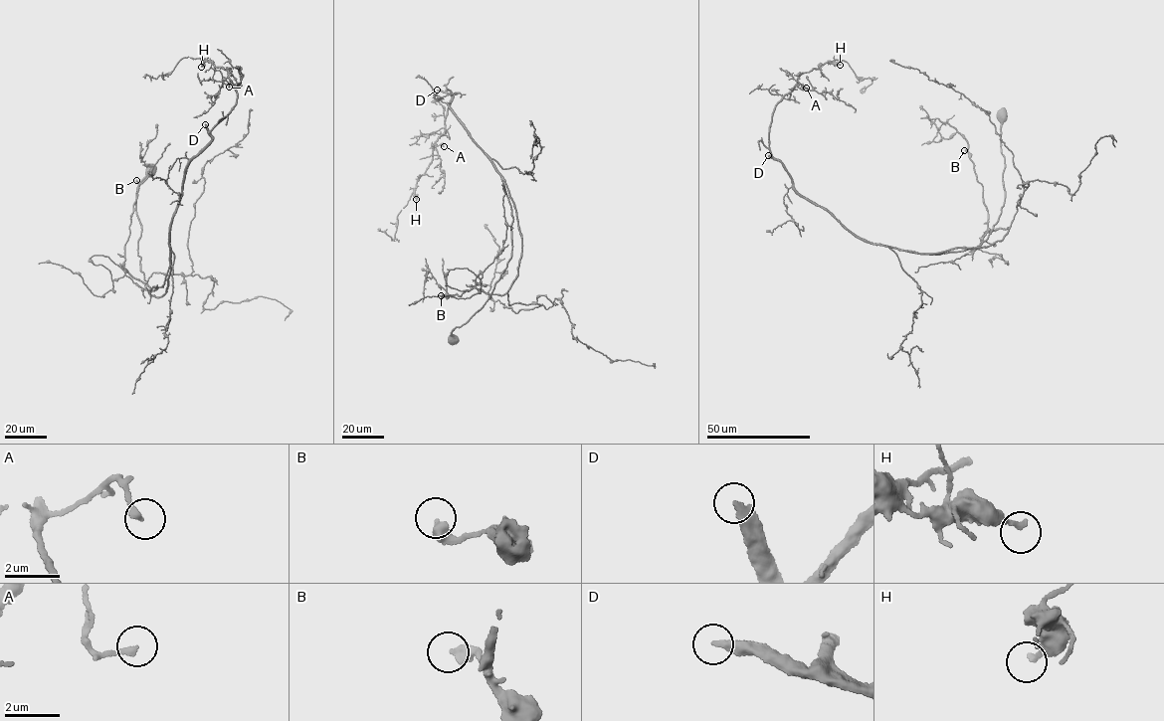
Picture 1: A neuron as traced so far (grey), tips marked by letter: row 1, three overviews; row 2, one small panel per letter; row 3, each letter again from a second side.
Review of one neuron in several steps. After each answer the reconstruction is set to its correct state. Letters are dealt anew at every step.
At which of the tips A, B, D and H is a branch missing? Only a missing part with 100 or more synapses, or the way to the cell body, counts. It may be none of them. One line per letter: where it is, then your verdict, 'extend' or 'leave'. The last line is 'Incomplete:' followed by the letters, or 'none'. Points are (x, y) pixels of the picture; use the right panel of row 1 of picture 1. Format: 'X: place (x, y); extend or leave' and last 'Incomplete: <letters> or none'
A: place (806, 88); leave
B: place (964, 150); leave
D: place (768, 155); extend
H: place (840, 65); leave
Incomplete: D

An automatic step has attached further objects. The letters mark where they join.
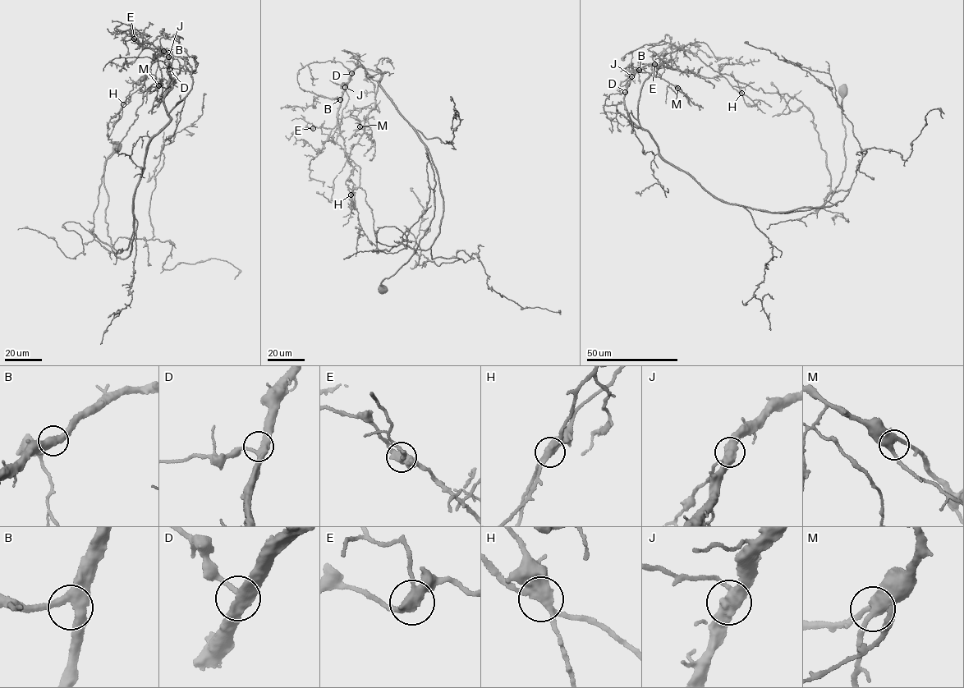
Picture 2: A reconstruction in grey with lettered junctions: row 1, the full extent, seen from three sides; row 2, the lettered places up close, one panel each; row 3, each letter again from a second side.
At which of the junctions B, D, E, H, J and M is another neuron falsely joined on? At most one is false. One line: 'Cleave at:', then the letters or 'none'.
Cleave at: none

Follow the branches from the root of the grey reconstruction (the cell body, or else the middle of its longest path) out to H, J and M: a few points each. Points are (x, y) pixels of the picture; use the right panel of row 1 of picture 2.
H: (844, 90), (839, 183), (788, 213), (713, 196), (624, 100), (649, 64), (741, 93)
J: (844, 90), (846, 166), (833, 194), (822, 206), (772, 213), (715, 198), (664, 160), (625, 107), (631, 76)
M: (844, 90), (839, 185), (779, 213), (715, 198), (659, 154), (640, 89), (656, 70), (677, 88)

